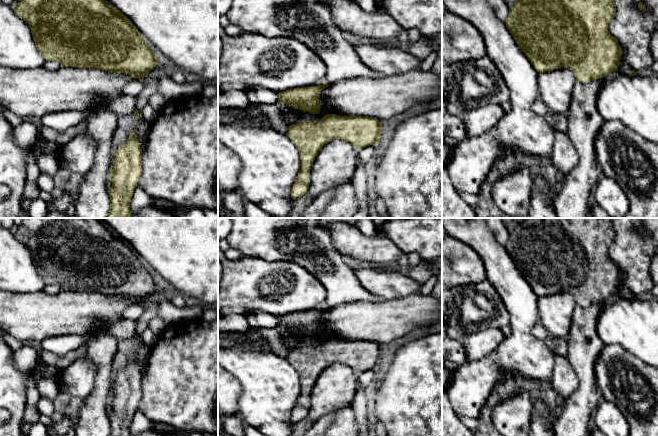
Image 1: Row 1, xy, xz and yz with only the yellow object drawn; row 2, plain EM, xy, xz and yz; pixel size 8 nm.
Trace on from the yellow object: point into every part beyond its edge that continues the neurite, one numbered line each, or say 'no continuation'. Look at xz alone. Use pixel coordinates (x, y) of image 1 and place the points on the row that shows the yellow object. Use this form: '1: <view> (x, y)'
no continuation

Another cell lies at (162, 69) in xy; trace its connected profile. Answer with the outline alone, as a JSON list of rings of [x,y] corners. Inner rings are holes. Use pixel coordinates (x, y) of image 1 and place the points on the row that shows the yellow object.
[[[158,59],[158,63],[154,69],[149,71],[148,75],[144,77],[142,83],[148,84],[152,80],[160,80],[163,77],[169,76],[172,67],[164,60]]]

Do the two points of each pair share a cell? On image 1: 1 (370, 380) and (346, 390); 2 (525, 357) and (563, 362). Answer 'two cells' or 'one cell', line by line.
1: two cells
2: two cells

